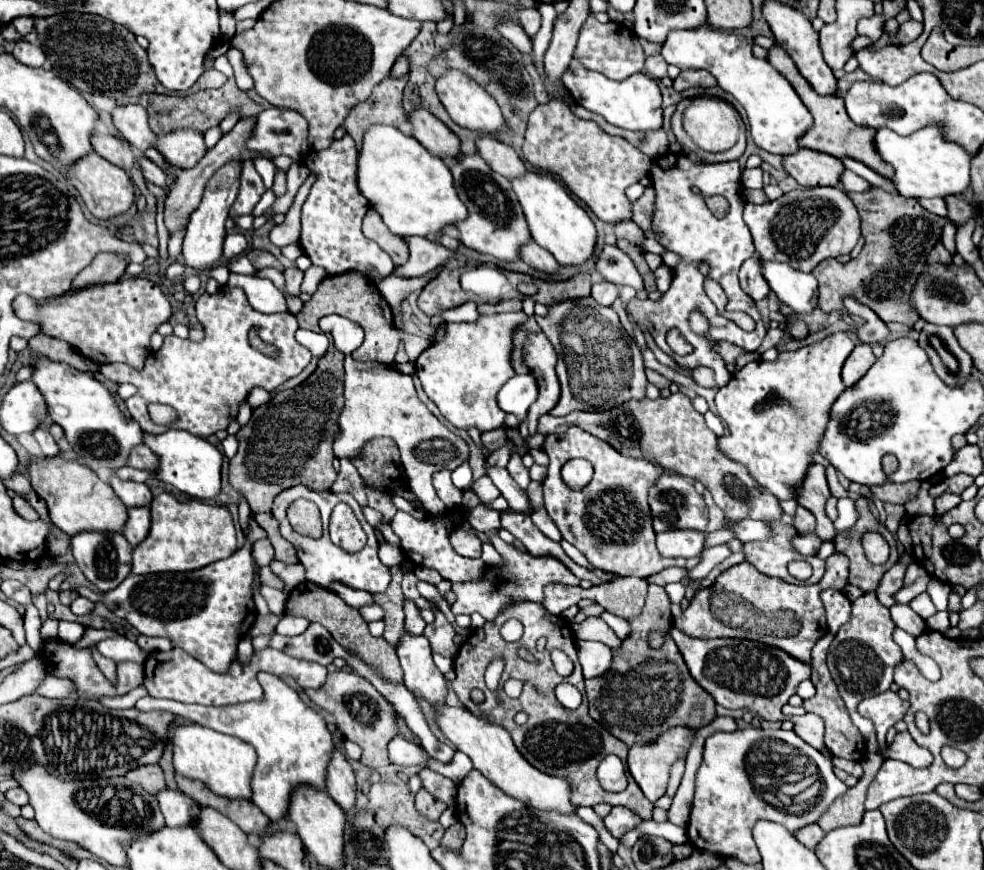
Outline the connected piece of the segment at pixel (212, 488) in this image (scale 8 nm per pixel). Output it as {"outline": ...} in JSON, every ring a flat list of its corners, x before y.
{"outline":[[168,429,162,435,144,435,144,443,154,449,154,453,160,457,158,469,154,473,138,471,138,469,118,469,114,475,124,481,138,481,144,483,148,479,160,479,164,483,174,485,176,489,188,493,190,497,198,499,214,499,220,493,220,471,222,471,222,453,208,443,206,439,200,439,196,435,190,435,188,431,180,429]]}

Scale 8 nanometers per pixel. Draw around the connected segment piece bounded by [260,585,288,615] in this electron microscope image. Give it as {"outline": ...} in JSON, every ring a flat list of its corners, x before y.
{"outline":[[262,585,262,587,260,587,260,593,262,593,262,597,266,599,266,603,268,603,268,607,270,607,270,611,272,611,274,615,280,615,280,613,284,611,284,607,286,607,286,597,288,597,284,591,278,591,278,589,272,589,272,587]]}

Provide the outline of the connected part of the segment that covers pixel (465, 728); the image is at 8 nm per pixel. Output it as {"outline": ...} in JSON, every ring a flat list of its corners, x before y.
{"outline":[[436,707,436,721,444,735,456,745,458,751,464,751,474,767,496,787,500,787,506,795,522,801,524,805,538,809,538,811,556,811,560,815,576,815,576,805,570,801,570,781,566,777,548,775,536,767,532,767,514,747,508,731,500,725,484,721,472,715,468,709,460,707]]}

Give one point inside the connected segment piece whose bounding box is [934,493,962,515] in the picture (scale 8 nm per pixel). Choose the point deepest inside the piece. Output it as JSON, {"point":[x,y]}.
{"point":[947,501]}

